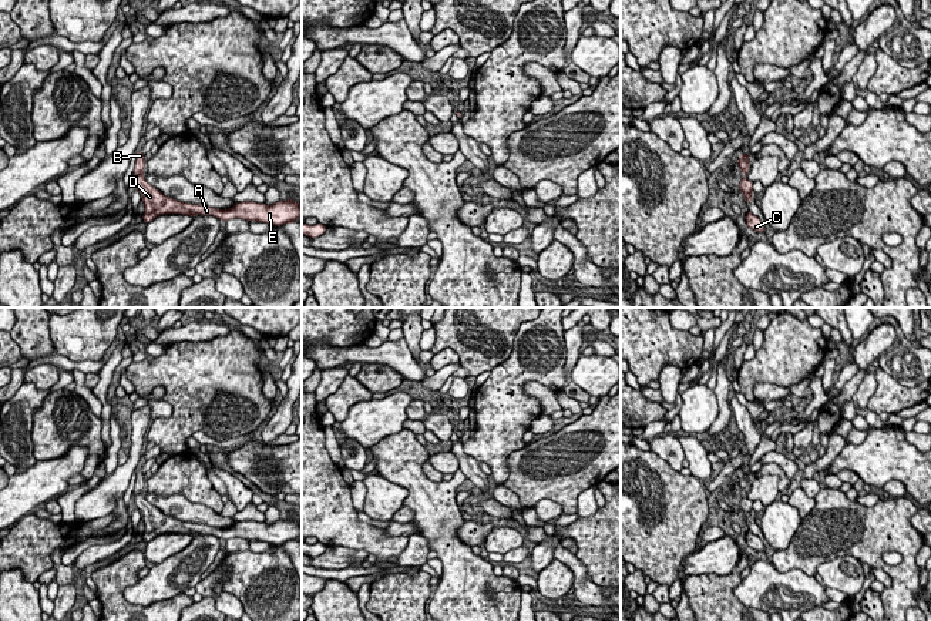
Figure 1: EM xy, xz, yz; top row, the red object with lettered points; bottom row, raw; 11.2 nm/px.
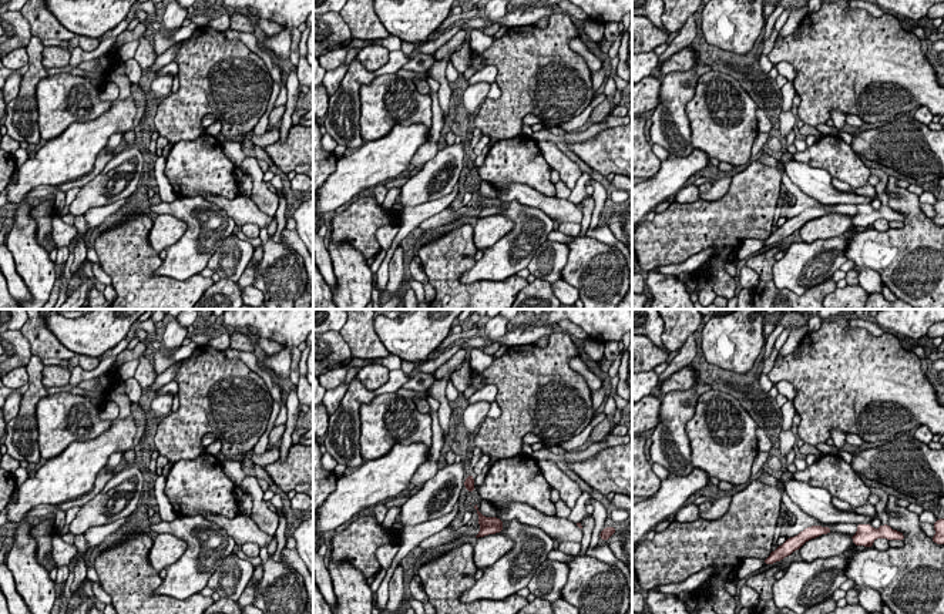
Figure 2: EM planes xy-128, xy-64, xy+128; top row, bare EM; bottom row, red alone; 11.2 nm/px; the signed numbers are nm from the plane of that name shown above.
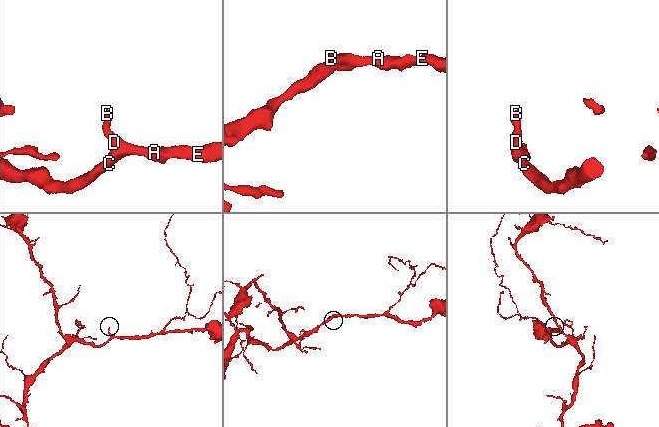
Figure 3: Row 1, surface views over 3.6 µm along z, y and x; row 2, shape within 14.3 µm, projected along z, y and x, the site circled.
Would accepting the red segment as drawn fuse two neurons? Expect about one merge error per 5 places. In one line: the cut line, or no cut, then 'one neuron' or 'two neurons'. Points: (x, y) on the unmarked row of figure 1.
no cut; one neuron

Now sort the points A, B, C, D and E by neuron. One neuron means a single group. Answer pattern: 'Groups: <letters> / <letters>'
Groups: A B C D E

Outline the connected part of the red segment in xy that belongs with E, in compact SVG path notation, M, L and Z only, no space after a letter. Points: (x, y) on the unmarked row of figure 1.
M138 469L132 497L135 507L142 514L145 526L142 538L145 543L149 543L157 536L165 533L182 533L189 536L214 534L219 540L241 537L245 540L266 541L275 546L295 543L295 540L302 536L302 524L295 518L276 520L272 524L246 520L238 521L229 528L216 528L208 524L181 521L164 514L161 510L148 503L144 497L144 487L145 476Z

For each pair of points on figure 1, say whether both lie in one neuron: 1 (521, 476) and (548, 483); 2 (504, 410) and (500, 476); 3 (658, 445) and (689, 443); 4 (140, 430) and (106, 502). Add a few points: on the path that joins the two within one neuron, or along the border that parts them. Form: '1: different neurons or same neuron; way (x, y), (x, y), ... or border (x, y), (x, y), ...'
1: same neuron; way (528, 476), (541, 479)
2: same neuron; way (500, 426), (500, 460)
3: different neurons; border (676, 437), (686, 457)
4: same neuron; way (137, 447), (131, 465), (114, 484)

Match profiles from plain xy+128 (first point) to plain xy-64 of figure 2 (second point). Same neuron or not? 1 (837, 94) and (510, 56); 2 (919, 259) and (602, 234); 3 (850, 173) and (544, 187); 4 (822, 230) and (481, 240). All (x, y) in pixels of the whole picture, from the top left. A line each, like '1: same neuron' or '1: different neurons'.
1: same neuron
2: different neurons
3: same neuron
4: same neuron

